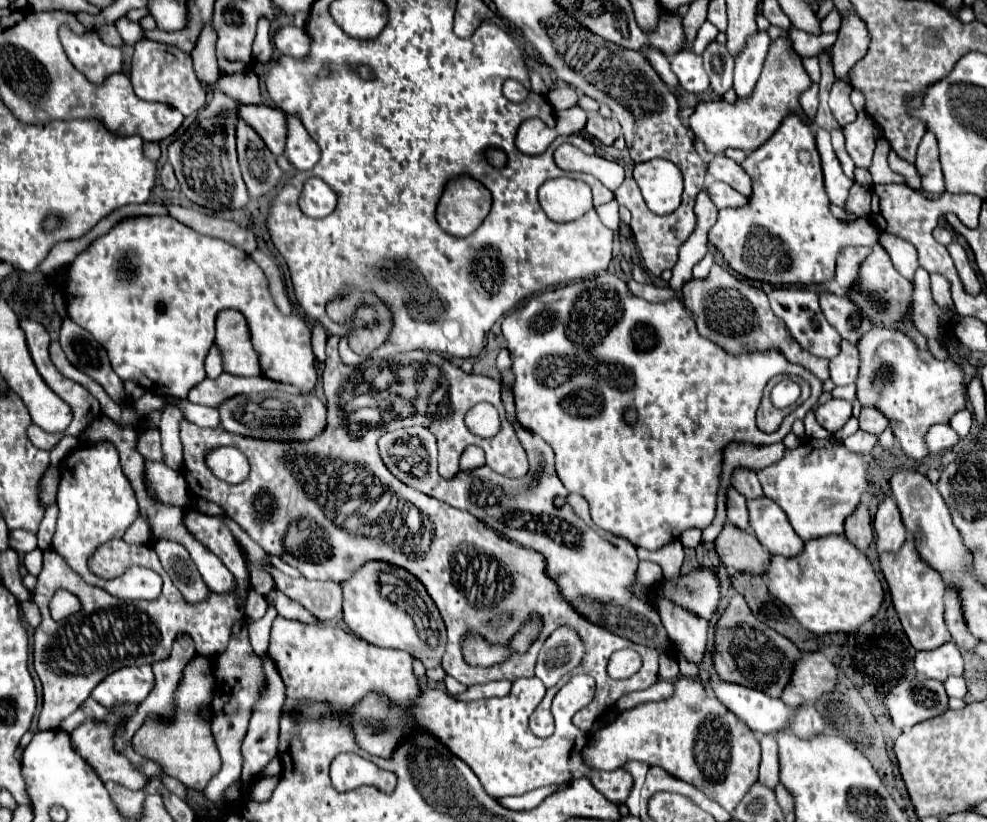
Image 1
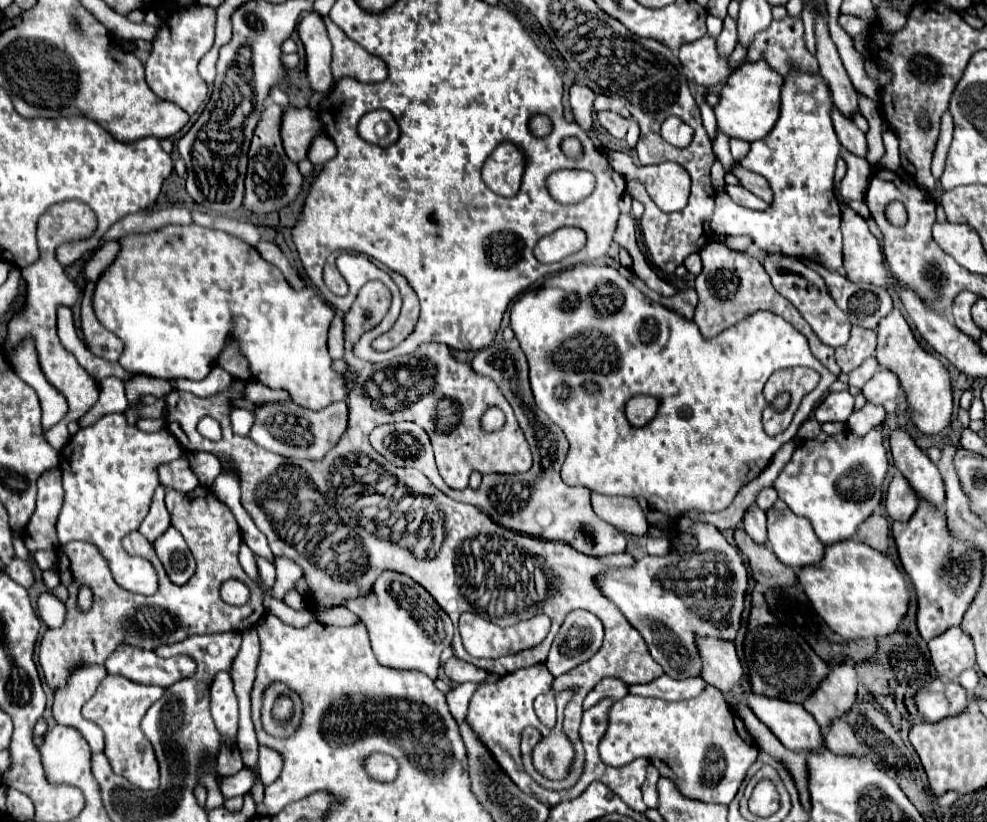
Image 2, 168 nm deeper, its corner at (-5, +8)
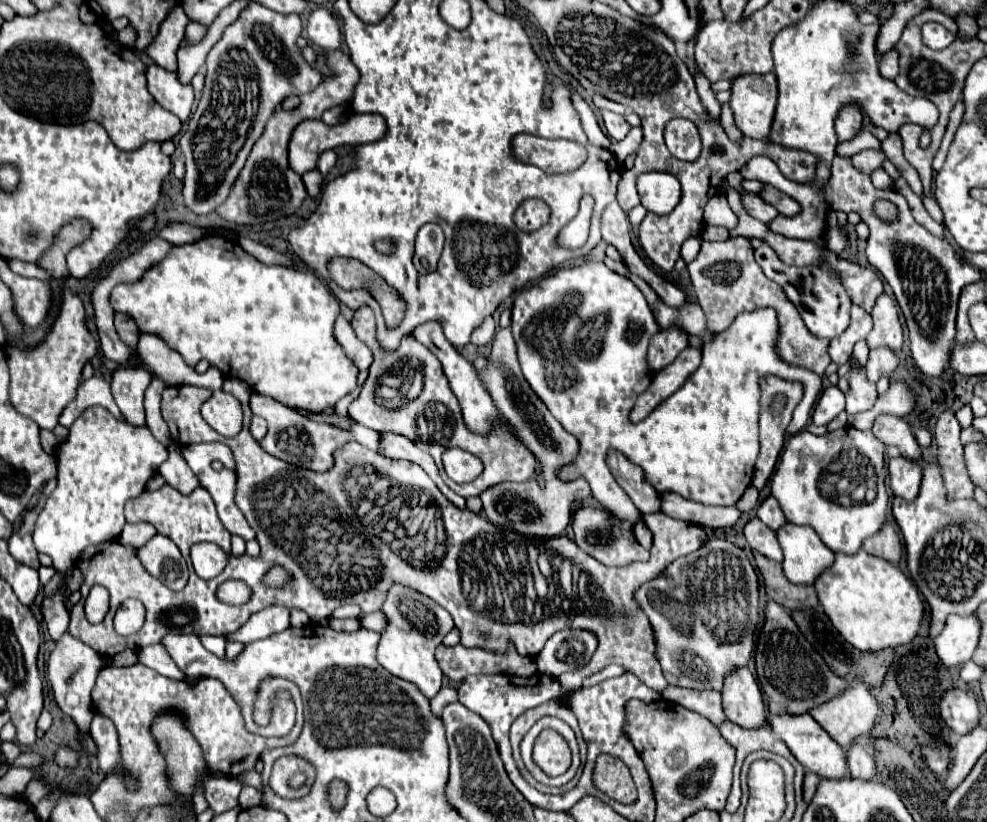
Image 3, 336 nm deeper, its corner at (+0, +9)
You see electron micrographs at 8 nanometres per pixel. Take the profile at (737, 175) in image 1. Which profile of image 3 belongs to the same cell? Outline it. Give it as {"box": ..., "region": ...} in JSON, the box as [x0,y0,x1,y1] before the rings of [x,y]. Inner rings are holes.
{"box":[760,184,800,216],"region":[[[764,184],[764,188],[760,190],[762,200],[766,200],[768,204],[772,204],[780,214],[786,214],[786,216],[794,216],[796,212],[800,212],[800,206],[794,198],[790,198],[788,194],[782,194],[780,190],[772,188],[770,184]]]}

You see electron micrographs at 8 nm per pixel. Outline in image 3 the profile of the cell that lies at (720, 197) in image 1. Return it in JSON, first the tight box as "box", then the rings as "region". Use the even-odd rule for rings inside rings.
{"box":[740,192,778,224],"region":[[[740,192],[740,202],[742,202],[742,206],[744,206],[744,210],[752,216],[752,218],[756,218],[756,220],[760,220],[760,222],[764,222],[764,224],[768,224],[770,220],[774,220],[774,216],[778,216],[778,210],[776,208],[770,208],[770,204],[766,204],[758,194],[754,194],[754,192]]]}

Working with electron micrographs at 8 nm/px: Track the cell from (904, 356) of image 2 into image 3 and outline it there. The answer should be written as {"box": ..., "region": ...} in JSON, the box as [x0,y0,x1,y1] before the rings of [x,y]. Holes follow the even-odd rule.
{"box":[868,294,904,354],"region":[[[886,294],[880,296],[880,300],[872,310],[872,320],[874,320],[874,328],[868,336],[868,346],[870,348],[886,346],[898,354],[902,350],[904,336],[902,336],[902,326],[898,320],[896,306],[890,296]]]}

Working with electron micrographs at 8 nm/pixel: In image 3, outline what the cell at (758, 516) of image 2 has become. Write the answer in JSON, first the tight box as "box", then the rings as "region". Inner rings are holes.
{"box":[744,518,782,562],"region":[[[758,518],[748,520],[748,524],[744,526],[744,536],[754,550],[762,552],[766,558],[782,562],[782,550],[778,548],[774,530],[770,530],[766,524],[762,524],[762,520],[758,520]]]}

